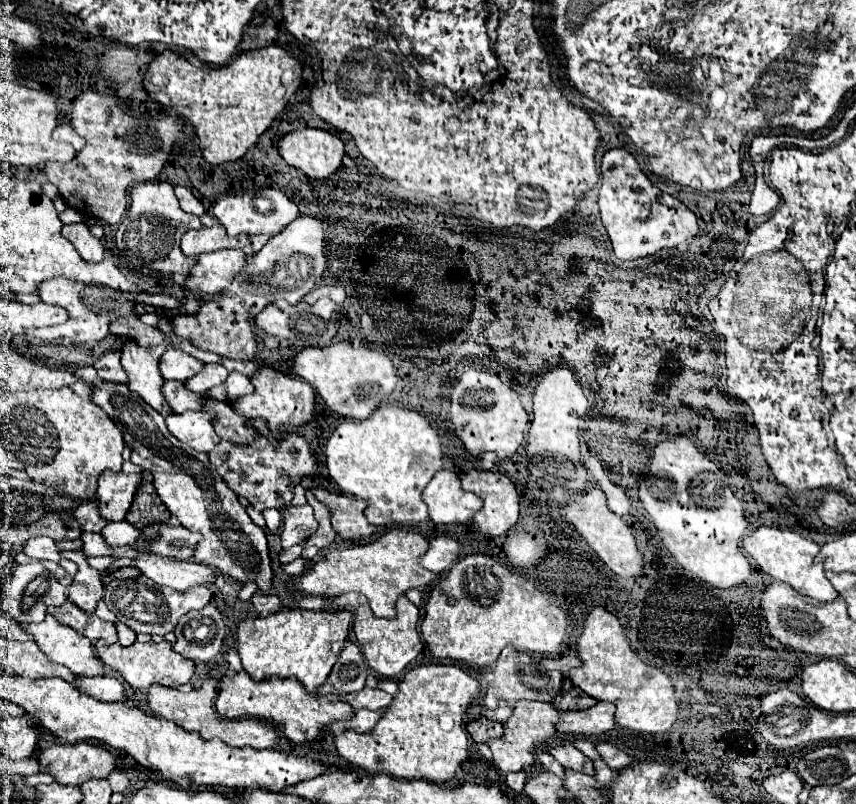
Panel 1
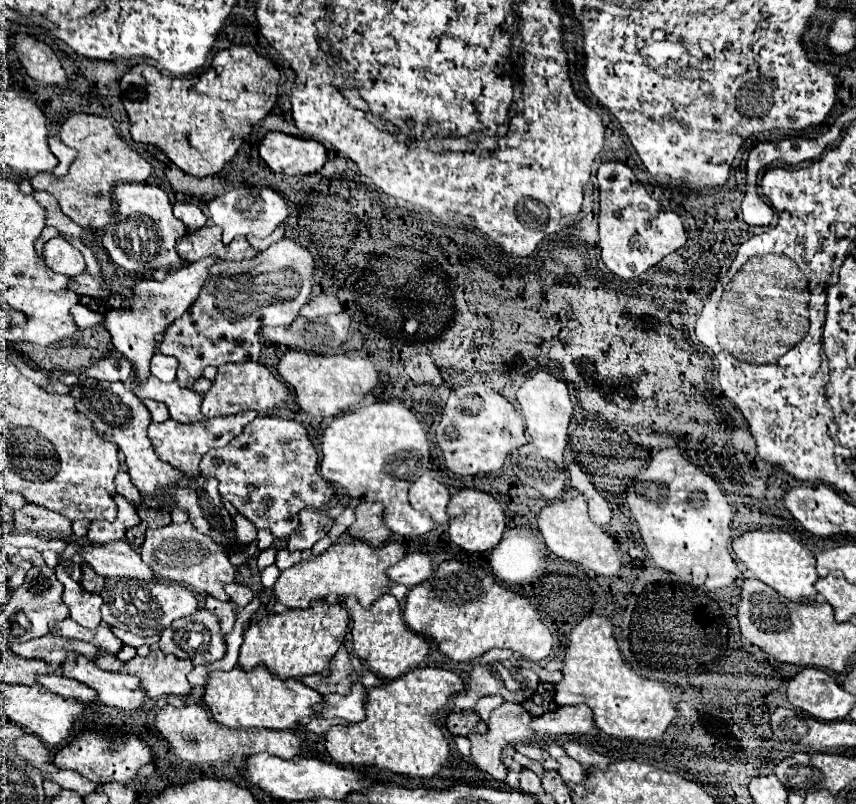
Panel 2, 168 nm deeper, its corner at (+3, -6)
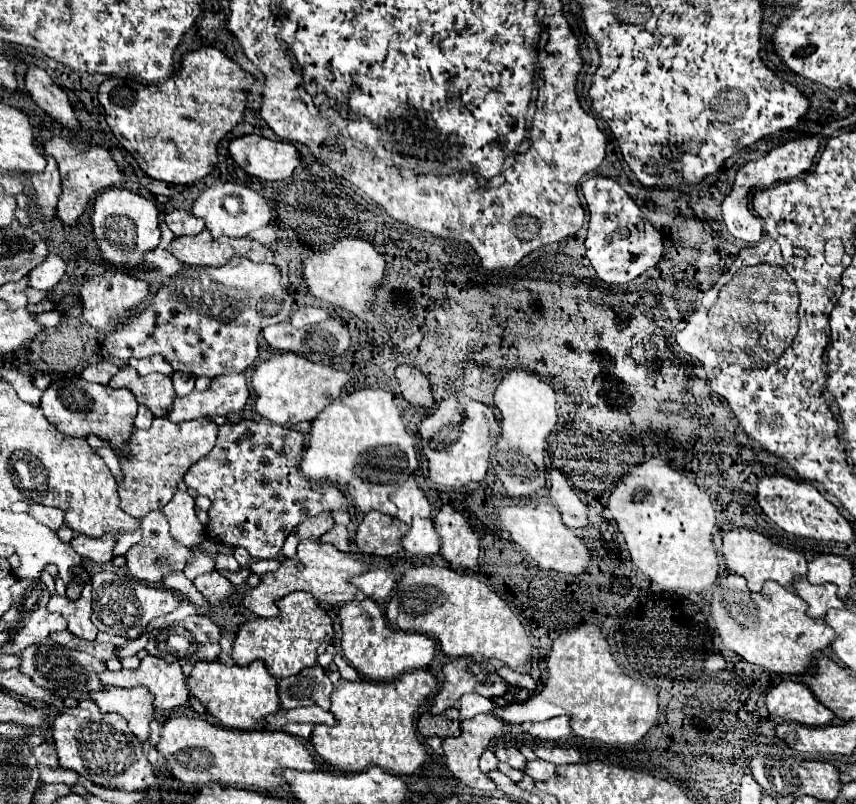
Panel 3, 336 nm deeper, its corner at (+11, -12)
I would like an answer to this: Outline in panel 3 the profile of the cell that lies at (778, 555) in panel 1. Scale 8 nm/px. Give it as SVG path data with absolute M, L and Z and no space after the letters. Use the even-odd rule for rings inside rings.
M744 528L728 530L722 536L722 542L724 542L722 554L724 554L724 560L726 560L728 568L732 572L744 576L746 582L748 582L748 588L752 592L760 590L766 580L776 580L782 586L790 586L792 584L792 578L796 574L804 576L808 572L806 558L800 552L788 550L788 547L772 542L770 538L766 538L766 536L758 534L758 532L744 530Z

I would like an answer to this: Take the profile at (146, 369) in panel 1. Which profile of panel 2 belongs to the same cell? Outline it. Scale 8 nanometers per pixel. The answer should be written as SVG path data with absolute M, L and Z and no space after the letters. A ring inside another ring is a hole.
M208 256L198 262L190 262L172 274L166 274L162 280L144 280L136 284L134 304L130 308L106 312L104 326L112 334L112 344L128 362L134 364L134 372L140 382L148 380L150 376L148 362L158 352L158 336L164 334L164 328L168 328L174 322L174 318L180 318L196 302L200 288L208 280L210 266L216 262L216 256Z

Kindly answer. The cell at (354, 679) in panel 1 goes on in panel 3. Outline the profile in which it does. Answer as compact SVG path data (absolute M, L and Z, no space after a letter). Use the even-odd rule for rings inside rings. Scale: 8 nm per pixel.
M320 666L304 668L296 676L278 680L280 708L292 710L292 708L318 704L322 710L330 710L332 688L334 684L328 680L326 672Z

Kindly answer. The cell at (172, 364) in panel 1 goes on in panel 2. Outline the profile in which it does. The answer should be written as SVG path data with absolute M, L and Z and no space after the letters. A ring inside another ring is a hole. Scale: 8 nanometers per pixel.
M158 352L150 360L150 372L152 372L152 376L156 376L162 382L176 380L176 370L178 370L178 362L174 360L174 356L166 356L166 354Z

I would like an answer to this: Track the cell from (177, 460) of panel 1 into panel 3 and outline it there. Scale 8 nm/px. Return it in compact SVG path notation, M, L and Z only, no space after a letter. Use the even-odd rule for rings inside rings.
M56 374L52 376L52 384L44 390L40 398L40 408L62 434L74 438L86 438L88 434L96 434L104 442L116 442L116 446L120 446L120 454L124 454L124 442L134 430L132 418L136 416L138 402L124 388L88 384L84 382L84 378L74 374Z

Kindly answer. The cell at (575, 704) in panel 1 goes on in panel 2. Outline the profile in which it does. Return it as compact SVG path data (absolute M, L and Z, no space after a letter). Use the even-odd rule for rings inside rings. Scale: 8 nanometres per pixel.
M542 682L536 696L532 700L524 702L524 708L528 712L532 712L532 716L542 716L546 712L556 710L558 704L554 702L554 684L552 682Z

